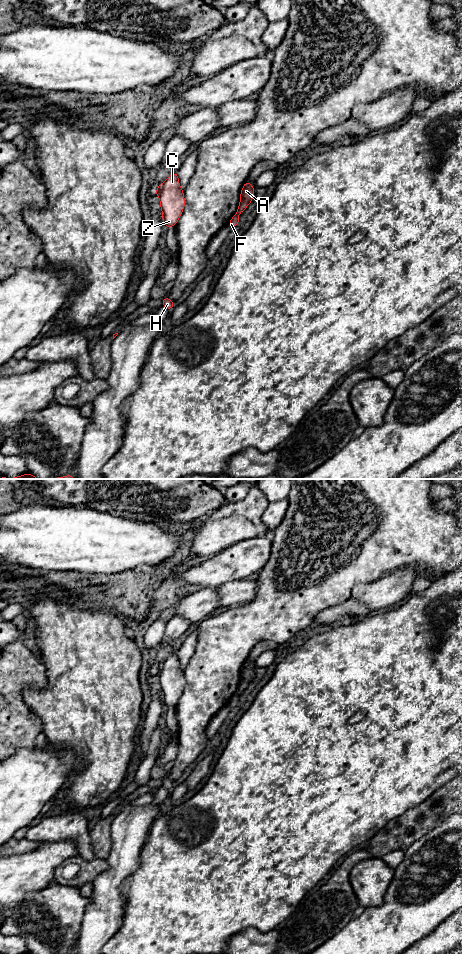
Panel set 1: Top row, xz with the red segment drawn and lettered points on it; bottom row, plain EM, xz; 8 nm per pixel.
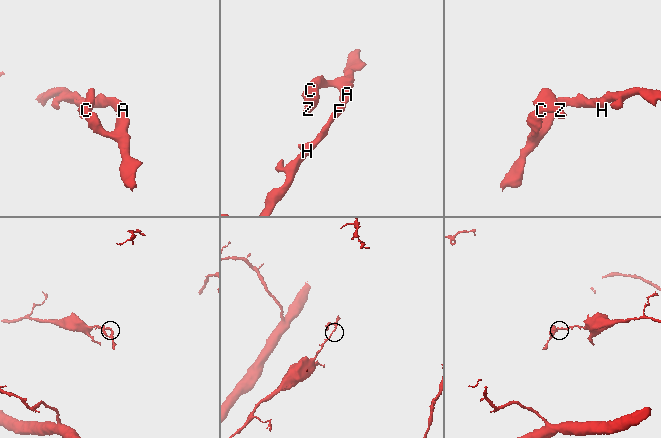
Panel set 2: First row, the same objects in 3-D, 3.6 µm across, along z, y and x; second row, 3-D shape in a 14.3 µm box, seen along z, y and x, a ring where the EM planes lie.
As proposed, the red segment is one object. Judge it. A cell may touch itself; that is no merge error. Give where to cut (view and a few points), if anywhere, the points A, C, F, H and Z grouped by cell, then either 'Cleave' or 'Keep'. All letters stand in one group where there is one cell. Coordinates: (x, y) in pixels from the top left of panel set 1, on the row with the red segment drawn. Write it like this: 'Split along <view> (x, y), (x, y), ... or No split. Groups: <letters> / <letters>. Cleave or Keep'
Split along xz (235, 213), (238, 215). Groups: A C Z / F H. Cleave

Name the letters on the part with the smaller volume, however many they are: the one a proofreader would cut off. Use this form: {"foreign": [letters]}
{"foreign": ["A", "C", "Z"]}

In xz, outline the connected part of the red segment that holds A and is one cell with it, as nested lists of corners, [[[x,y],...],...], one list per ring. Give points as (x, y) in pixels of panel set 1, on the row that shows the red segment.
[[[247,180],[241,189],[240,202],[235,214],[240,215],[252,202],[254,195],[255,187]]]

